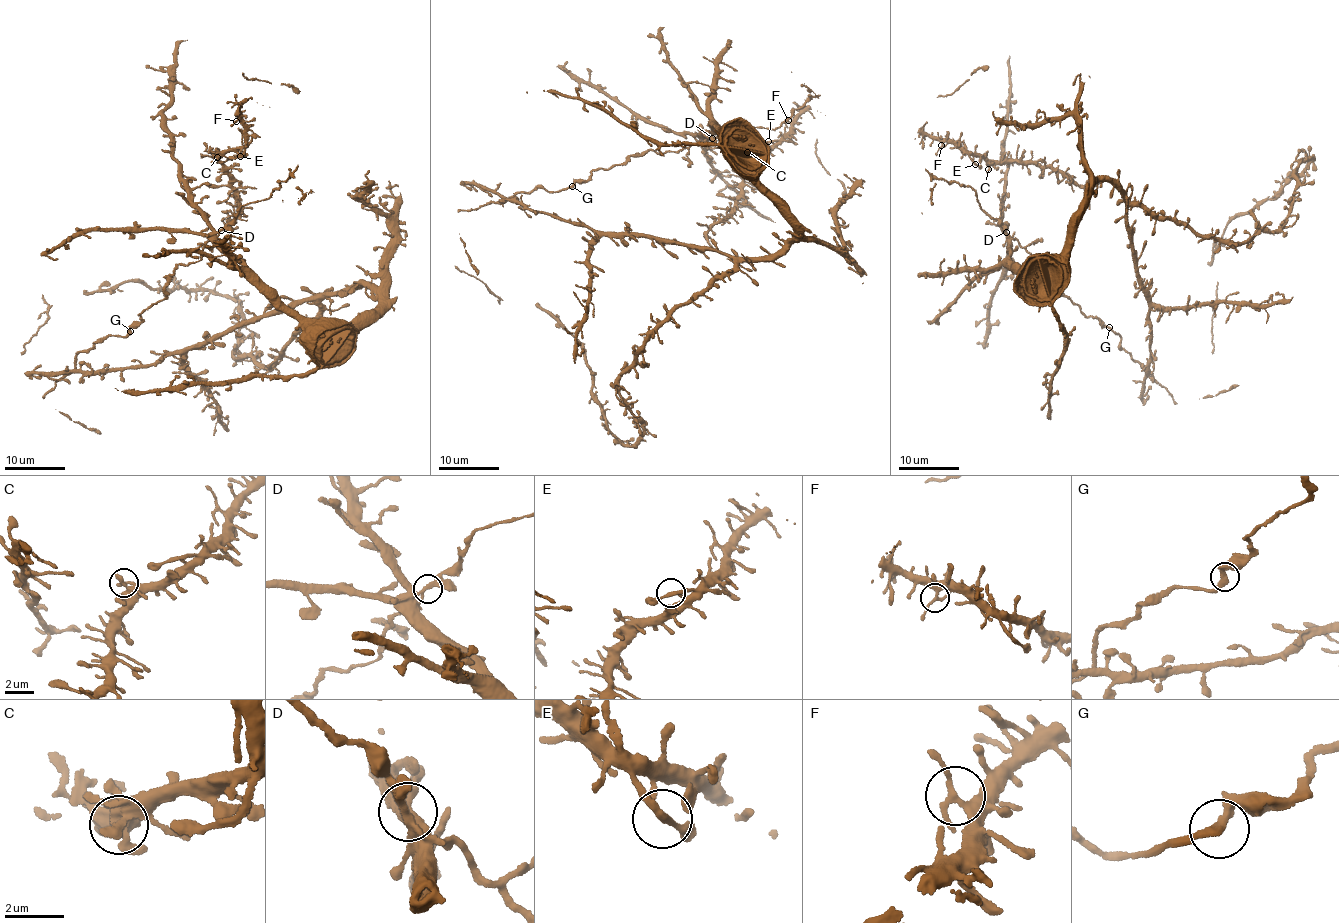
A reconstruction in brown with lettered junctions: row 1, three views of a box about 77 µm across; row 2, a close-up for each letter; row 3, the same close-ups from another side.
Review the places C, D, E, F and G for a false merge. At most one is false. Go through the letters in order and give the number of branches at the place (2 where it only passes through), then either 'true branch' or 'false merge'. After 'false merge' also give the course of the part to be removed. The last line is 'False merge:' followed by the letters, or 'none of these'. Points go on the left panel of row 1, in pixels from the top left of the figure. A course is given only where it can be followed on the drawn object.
C: 2 branches meet; true branch
D: 2 branches meet; false merge
E: 2 branches meet; true branch
F: 3 branches meet; true branch
G: 2 branches meet; true branch
False merge: D

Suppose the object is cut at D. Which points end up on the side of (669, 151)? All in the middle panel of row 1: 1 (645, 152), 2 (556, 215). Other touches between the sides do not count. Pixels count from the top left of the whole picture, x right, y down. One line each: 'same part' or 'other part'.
1: same part
2: other part

